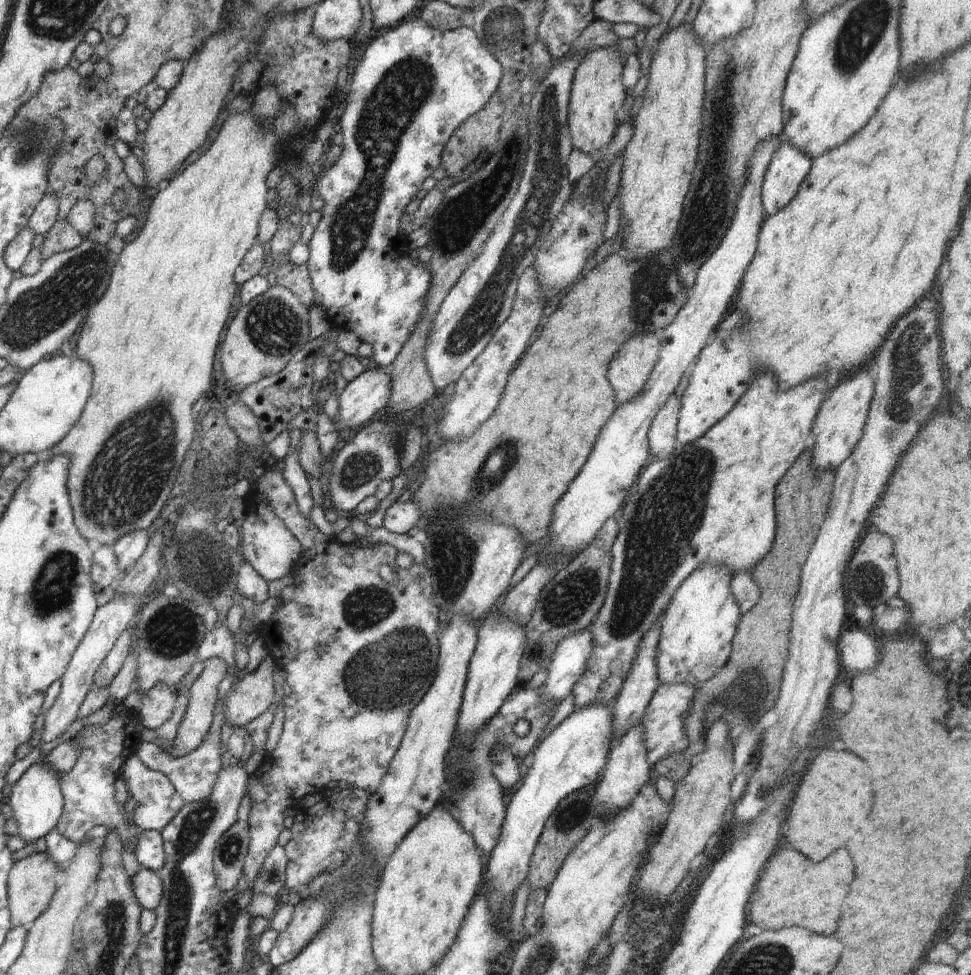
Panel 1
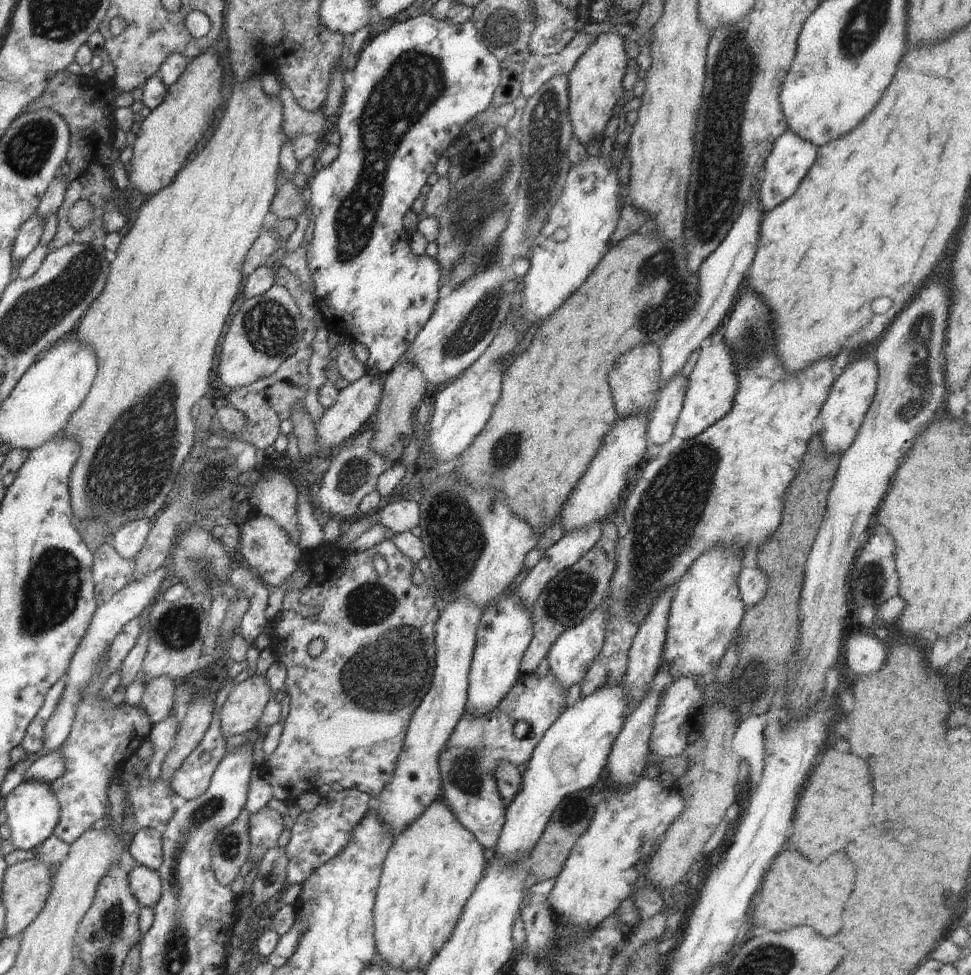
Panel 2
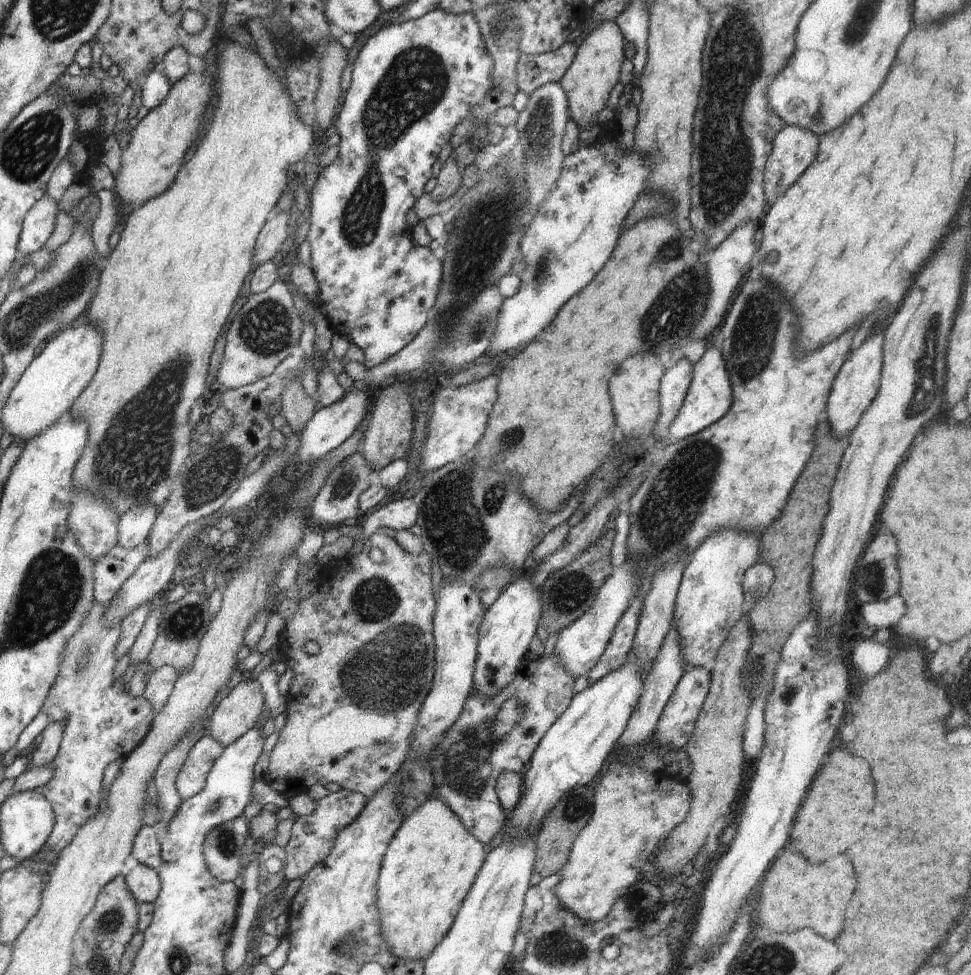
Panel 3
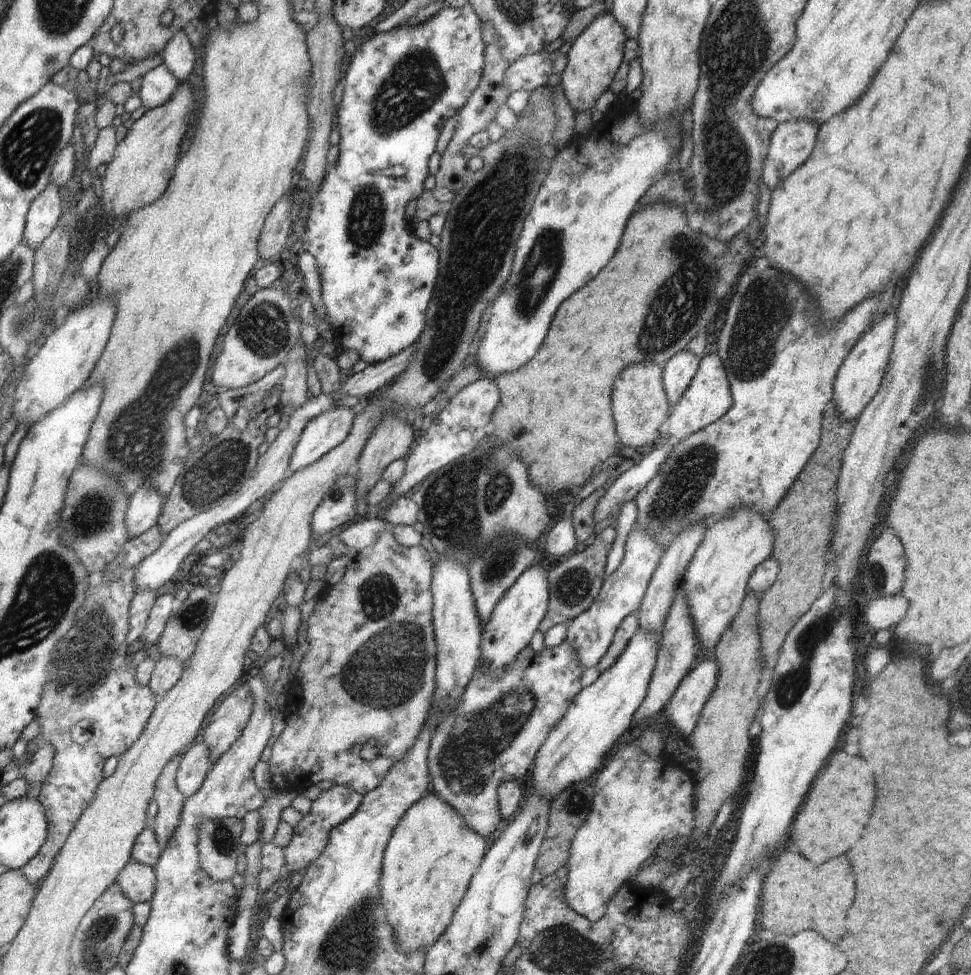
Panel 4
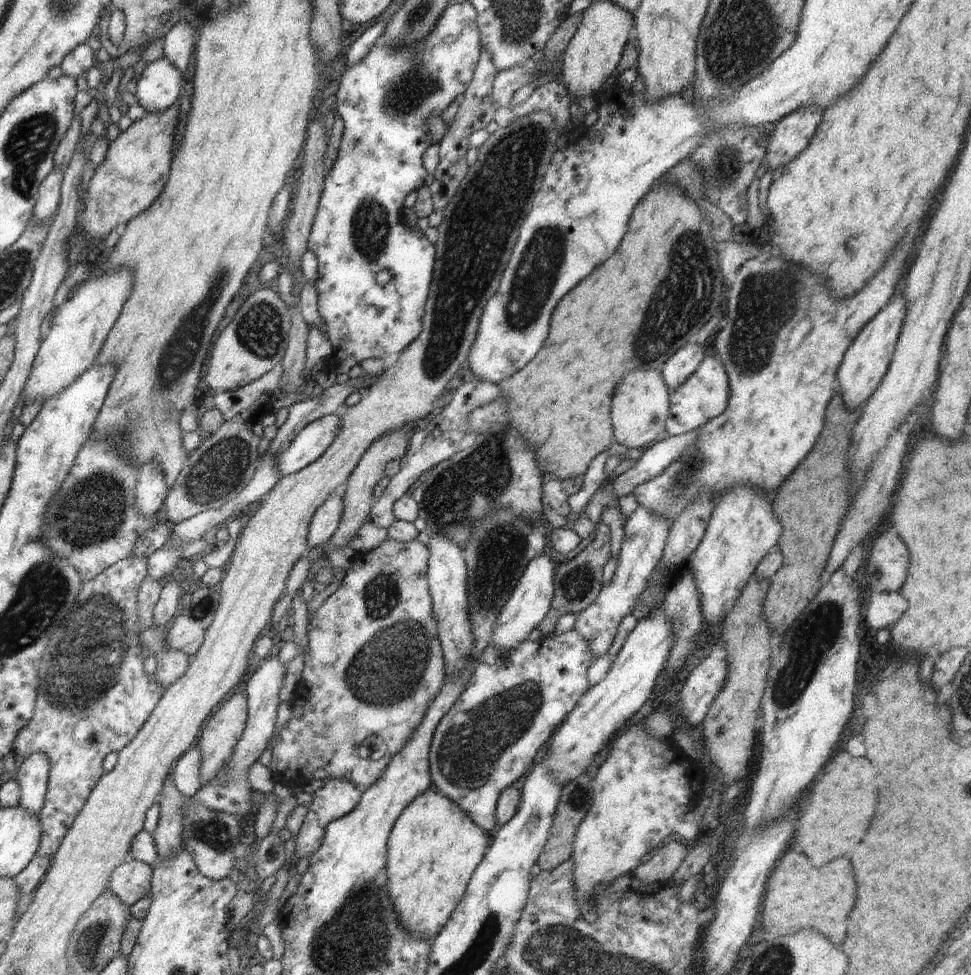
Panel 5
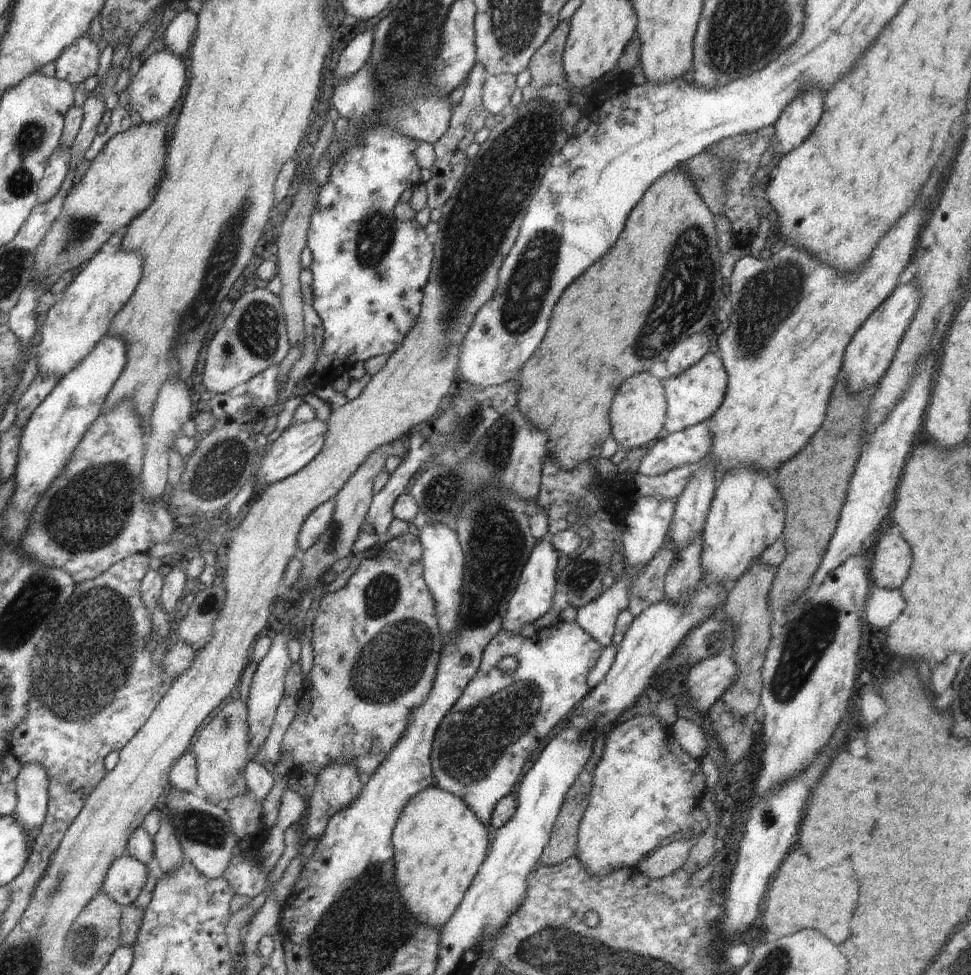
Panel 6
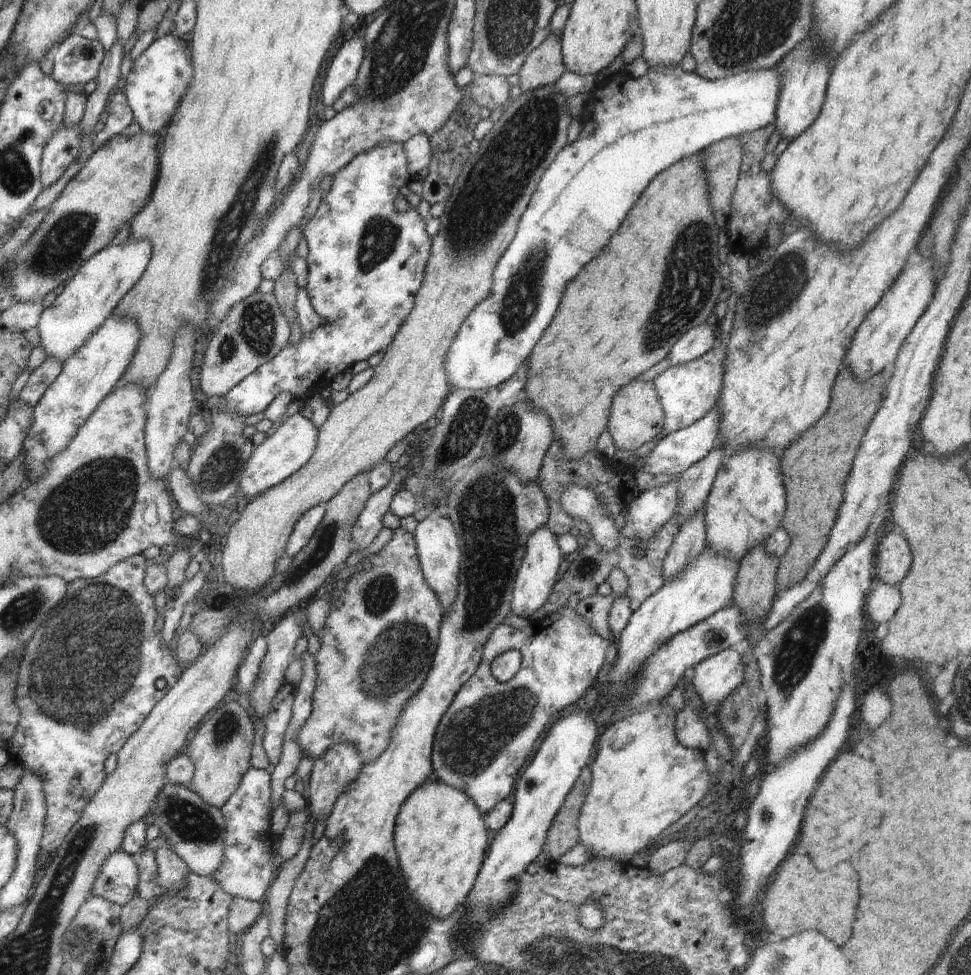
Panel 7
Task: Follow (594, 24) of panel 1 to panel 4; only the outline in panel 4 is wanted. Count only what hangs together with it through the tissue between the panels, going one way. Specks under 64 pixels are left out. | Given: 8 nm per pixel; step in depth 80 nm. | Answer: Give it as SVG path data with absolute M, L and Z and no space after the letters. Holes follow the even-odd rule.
M557 50L526 55L510 63L505 70L504 82L511 94L516 90L532 92L548 86L548 78L561 73L566 65L566 54Z

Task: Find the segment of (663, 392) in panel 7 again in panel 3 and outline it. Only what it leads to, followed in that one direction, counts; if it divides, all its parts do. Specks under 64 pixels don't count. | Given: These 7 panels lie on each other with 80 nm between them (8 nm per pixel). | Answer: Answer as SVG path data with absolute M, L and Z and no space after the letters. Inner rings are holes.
M716 344L707 348L700 360L693 365L691 383L688 387L684 404L682 404L676 418L669 426L670 437L684 440L702 432L702 430L720 420L730 410L731 401L731 380L721 349Z

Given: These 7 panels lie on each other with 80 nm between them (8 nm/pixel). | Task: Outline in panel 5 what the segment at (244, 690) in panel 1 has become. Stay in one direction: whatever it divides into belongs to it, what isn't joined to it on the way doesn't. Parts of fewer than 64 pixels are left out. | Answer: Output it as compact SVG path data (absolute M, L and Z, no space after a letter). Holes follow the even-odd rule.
M237 692L222 704L222 707L204 726L204 730L200 730L202 735L198 738L198 746L201 750L201 769L200 782L205 785L212 780L220 768L225 767L229 756L232 754L233 748L236 746L238 739L242 736L243 730L246 728L247 721L247 696L246 693Z

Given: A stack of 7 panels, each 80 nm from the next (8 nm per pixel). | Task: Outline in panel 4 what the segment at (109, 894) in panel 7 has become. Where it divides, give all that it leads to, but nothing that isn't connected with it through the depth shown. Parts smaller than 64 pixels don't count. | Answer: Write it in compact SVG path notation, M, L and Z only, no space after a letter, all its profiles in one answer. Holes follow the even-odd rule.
M135 861L127 863L117 876L117 886L134 904L150 902L156 888L156 875L152 867Z

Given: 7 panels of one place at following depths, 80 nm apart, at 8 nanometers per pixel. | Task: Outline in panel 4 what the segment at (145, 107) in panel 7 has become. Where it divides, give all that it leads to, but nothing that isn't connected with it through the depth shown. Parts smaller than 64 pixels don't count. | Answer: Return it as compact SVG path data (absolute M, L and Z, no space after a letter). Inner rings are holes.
M164 65L151 69L141 78L139 97L141 104L153 109L170 100L179 80Z

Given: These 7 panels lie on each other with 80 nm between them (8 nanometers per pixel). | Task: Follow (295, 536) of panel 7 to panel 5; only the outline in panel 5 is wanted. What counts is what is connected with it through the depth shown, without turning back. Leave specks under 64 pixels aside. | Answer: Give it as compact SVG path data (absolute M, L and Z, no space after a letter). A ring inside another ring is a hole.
M340 485L313 514L307 534L310 548L326 544L336 532L343 518L345 490L346 485Z

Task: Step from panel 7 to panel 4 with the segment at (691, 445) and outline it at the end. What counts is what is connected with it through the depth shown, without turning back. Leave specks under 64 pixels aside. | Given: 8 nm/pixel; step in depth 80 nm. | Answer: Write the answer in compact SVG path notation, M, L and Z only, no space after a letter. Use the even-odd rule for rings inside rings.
M675 441L671 443L661 448L655 447L638 465L615 477L613 483L596 504L593 521L596 524L595 528L597 531L603 527L606 520L611 518L612 514L608 510L632 500L637 495L637 492L654 478L667 456L670 456L671 448Z

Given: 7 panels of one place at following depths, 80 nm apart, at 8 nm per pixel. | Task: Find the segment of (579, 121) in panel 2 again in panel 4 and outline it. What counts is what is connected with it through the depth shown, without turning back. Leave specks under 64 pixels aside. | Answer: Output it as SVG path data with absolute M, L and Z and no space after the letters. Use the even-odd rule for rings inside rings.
M610 12L597 17L575 38L571 50L566 54L567 65L561 72L559 83L575 112L592 111L598 98L608 90L618 66L622 64L623 48L627 39L624 27Z

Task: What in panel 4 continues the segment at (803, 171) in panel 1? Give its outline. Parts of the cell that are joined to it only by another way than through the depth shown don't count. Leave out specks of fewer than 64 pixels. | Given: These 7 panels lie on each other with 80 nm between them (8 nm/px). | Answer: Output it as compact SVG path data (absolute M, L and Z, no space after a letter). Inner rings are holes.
M791 120L779 123L772 133L763 162L762 180L774 190L812 154L818 127L813 121Z

